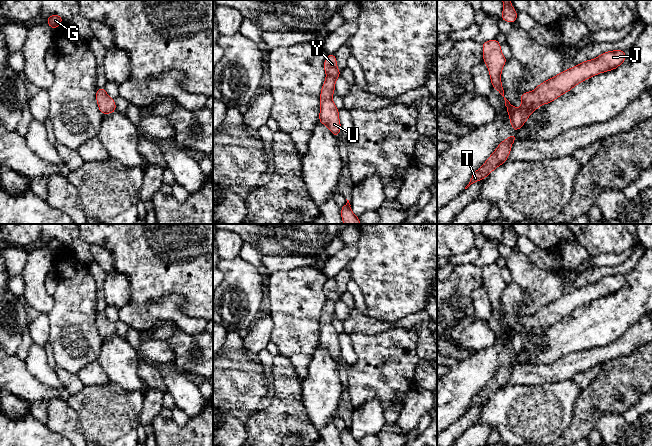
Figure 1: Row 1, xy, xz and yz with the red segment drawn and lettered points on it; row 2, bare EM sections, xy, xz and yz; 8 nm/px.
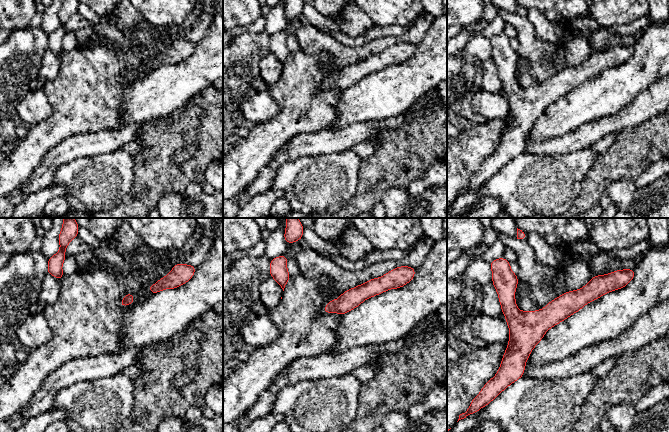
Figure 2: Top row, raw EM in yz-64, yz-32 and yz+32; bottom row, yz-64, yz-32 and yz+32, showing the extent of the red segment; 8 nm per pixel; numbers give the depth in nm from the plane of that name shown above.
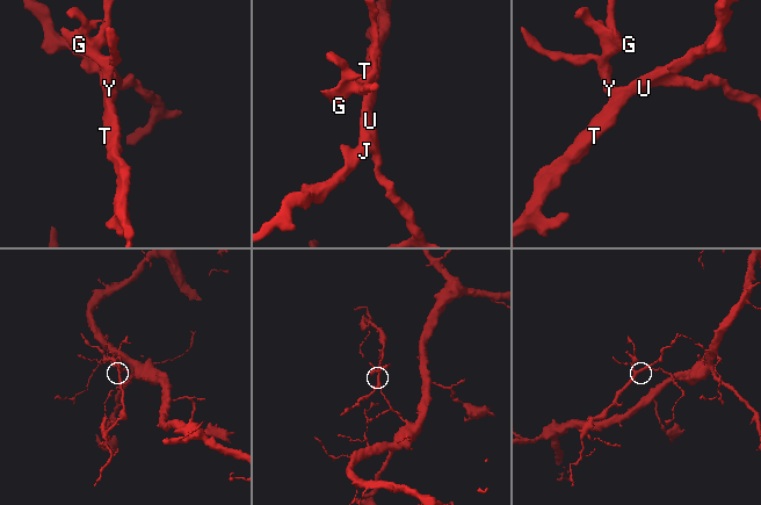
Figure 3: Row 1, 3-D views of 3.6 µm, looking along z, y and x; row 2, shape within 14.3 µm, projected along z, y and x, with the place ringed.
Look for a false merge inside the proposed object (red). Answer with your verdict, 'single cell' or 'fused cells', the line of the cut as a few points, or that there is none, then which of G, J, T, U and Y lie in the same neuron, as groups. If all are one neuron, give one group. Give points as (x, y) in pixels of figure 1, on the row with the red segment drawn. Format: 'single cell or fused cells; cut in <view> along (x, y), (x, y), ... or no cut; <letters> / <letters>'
single cell; no cut; G J T U Y

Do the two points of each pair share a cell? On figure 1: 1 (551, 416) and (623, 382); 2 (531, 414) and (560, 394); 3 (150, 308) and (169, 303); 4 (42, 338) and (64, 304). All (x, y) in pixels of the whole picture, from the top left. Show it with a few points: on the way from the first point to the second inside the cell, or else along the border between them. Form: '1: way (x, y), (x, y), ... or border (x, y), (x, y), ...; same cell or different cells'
1: border (582, 388), (573, 406), (571, 422), (565, 428); different cells
2: way (538, 414), (553, 401); same cell
3: way (155, 308), (164, 308); same cell
4: border (46, 314), (49, 320), (49, 340); different cells

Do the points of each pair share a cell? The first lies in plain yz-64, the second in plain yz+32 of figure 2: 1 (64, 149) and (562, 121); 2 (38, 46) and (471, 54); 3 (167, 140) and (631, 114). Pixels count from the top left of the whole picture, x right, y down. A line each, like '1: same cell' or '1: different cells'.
1: different cells
2: same cell
3: different cells

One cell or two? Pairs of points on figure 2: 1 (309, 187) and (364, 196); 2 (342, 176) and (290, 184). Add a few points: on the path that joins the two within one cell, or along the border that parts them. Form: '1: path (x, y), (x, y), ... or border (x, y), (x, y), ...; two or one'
1: border (359, 171), (357, 189), (342, 207); two
2: path (329, 181), (324, 184), (303, 184); one

